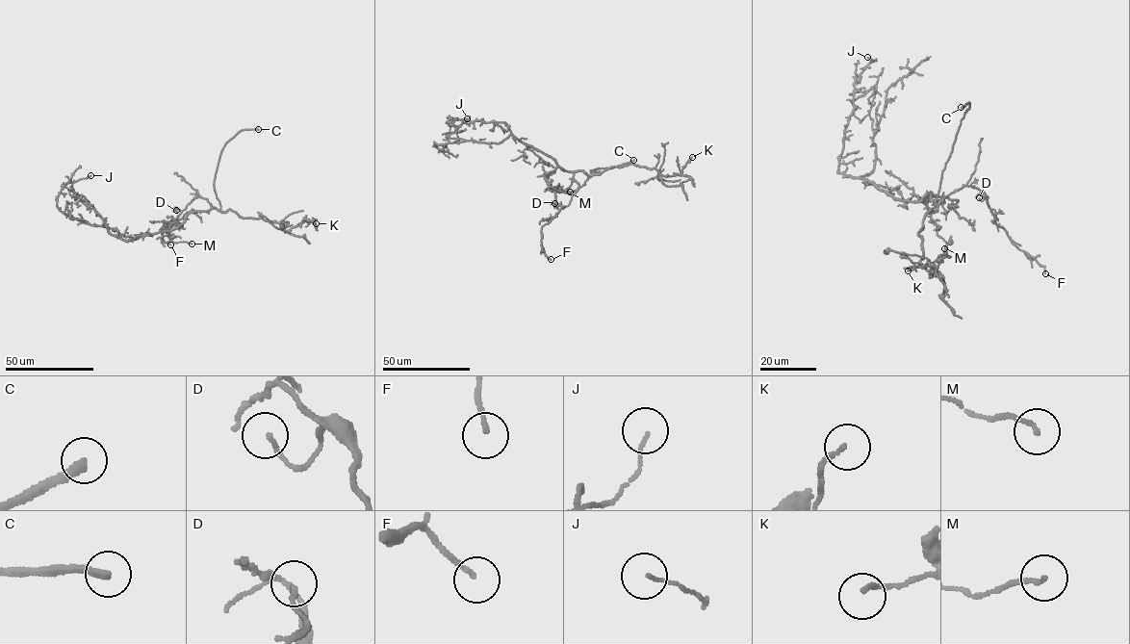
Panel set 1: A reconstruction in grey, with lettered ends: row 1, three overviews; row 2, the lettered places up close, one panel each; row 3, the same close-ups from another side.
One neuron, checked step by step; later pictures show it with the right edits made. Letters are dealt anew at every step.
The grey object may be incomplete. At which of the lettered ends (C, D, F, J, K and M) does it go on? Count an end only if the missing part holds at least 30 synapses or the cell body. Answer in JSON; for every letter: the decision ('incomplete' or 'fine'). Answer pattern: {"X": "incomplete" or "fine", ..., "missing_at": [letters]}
{"C": "incomplete", "D": "fine", "F": "fine", "J": "fine", "K": "fine", "M": "fine", "missing_at": ["C"]}

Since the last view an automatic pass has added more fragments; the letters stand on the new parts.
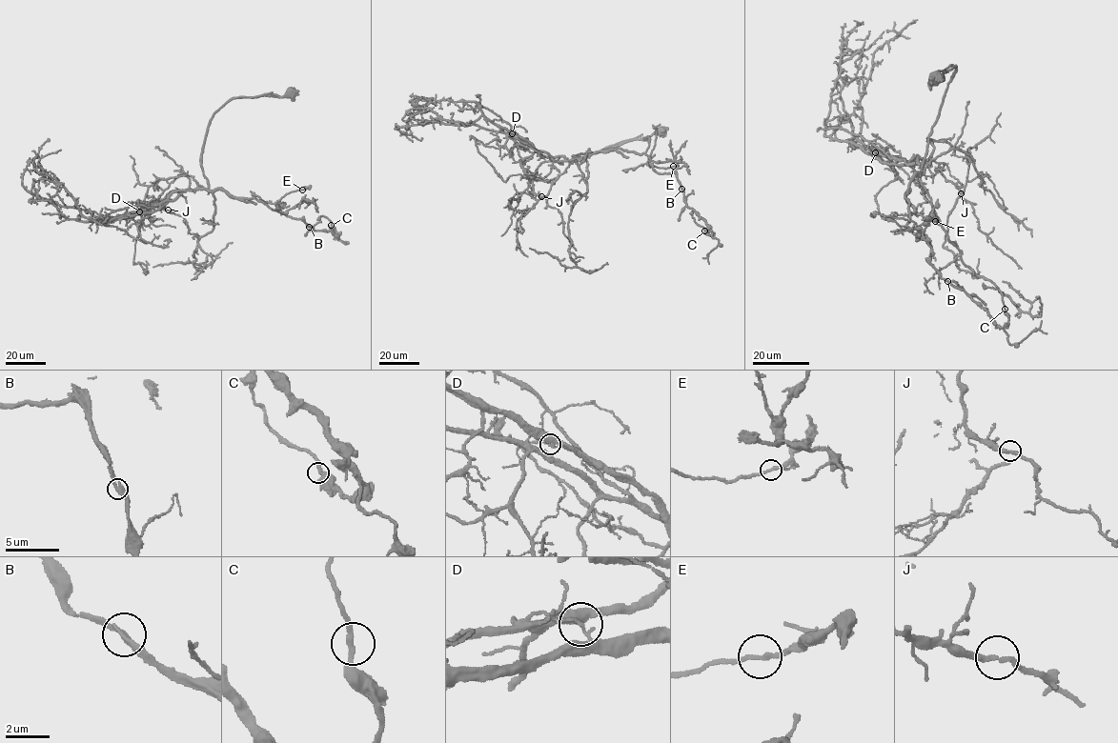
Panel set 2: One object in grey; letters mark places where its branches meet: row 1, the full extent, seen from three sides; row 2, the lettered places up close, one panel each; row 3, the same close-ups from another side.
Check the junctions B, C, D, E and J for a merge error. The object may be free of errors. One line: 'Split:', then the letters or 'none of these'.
Split: D

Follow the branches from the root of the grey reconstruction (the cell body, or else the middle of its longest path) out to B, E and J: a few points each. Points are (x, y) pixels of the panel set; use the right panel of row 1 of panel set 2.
B: (933, 78), (955, 66), (904, 197), (907, 226), (947, 281)
E: (933, 78), (943, 79), (944, 70), (955, 66), (920, 173), (904, 195), (907, 226), (914, 233), (935, 221)
J: (933, 78), (943, 79), (944, 70), (955, 66), (922, 169), (917, 160), (945, 163), (941, 171), (961, 193)

